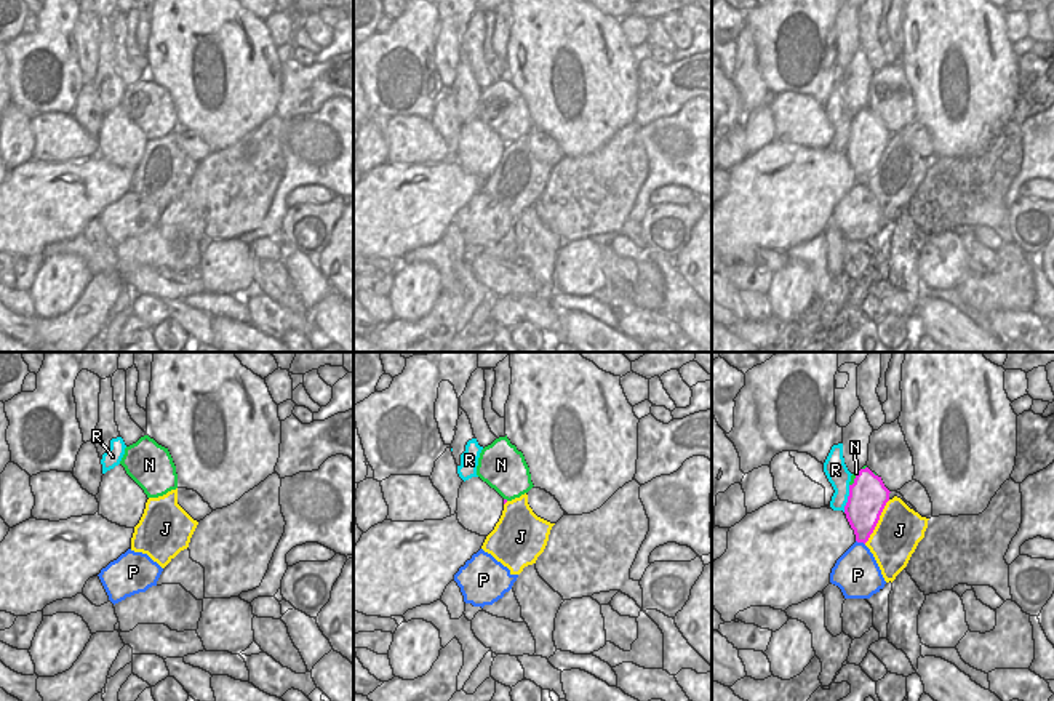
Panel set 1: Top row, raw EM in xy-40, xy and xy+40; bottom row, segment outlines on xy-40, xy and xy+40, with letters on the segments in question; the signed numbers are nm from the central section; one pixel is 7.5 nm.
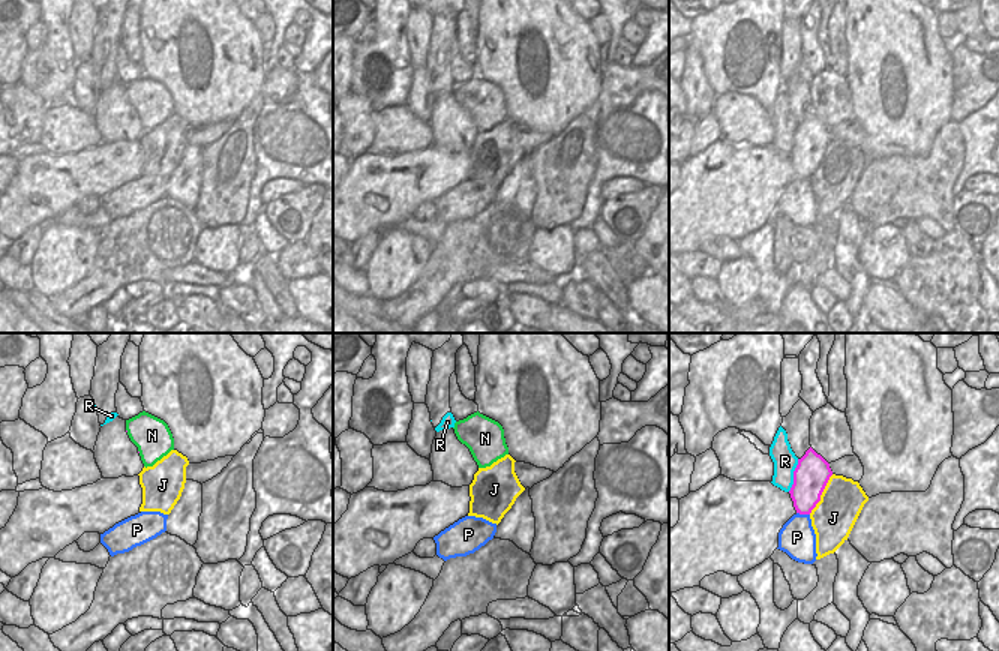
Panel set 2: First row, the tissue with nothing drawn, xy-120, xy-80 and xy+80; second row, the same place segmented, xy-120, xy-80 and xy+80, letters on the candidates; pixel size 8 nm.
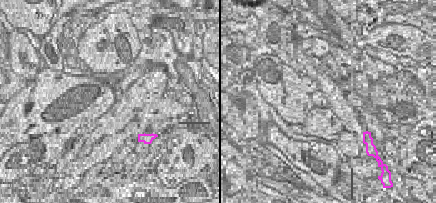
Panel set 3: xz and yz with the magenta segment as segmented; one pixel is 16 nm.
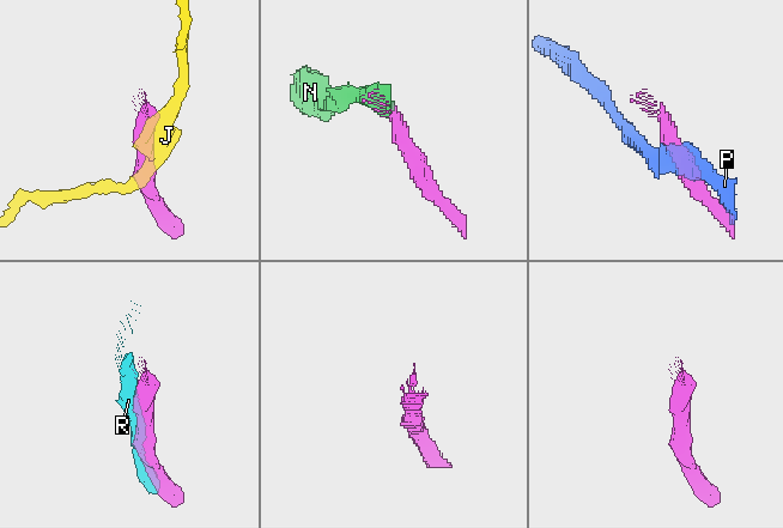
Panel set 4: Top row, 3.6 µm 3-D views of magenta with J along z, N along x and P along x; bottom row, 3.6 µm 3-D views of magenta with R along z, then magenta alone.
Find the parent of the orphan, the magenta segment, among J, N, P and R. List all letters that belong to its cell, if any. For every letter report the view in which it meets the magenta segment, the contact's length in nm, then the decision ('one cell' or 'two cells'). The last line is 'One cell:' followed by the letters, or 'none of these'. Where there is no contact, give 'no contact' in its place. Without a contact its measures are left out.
J: meets magenta in xy+40; contact 380 nm long; two cells
N: meets magenta in xy+40; contact 140 nm long; two cells
P: meets magenta in xy+40; contact 80 nm long; two cells
R: meets magenta in xy+40; contact 200 nm long; two cells
One cell: none of these

